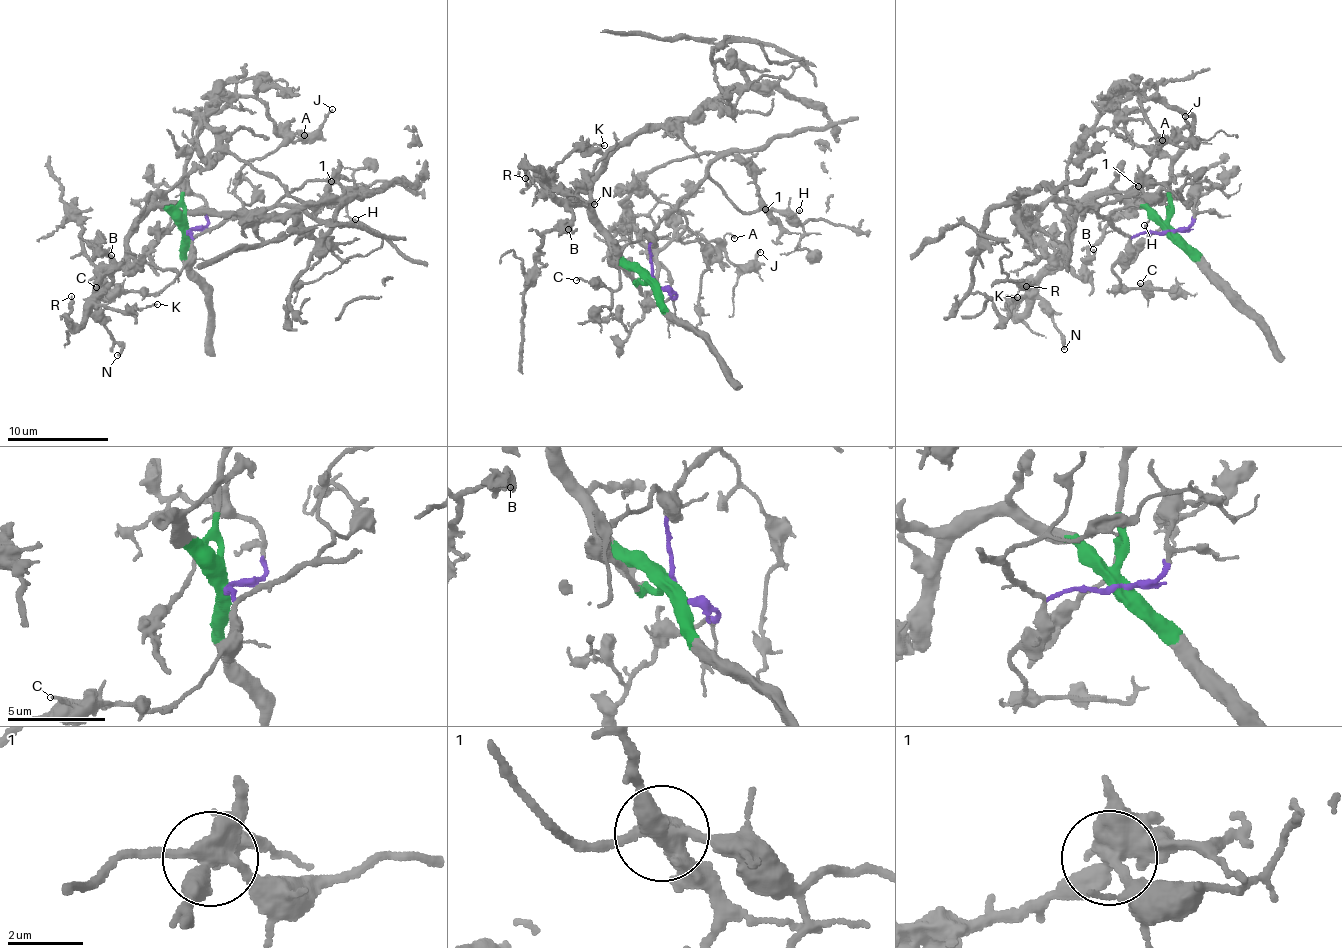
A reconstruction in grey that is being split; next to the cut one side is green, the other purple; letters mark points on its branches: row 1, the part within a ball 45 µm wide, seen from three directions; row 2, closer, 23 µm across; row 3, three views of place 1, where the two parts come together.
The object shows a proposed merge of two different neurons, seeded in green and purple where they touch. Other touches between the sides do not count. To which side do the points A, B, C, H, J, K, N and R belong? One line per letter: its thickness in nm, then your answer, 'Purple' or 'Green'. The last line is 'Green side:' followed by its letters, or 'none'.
A: Thickness 140 nm. Purple
B: Thickness 200 nm. Green
C: Thickness 140 nm. Purple
H: Thickness 110 nm. Purple
J: Thickness 170 nm. Purple
K: Thickness 120 nm. Green
N: Thickness 200 nm. Green
R: Thickness 160 nm. Green
Green side: B, K, N, R

